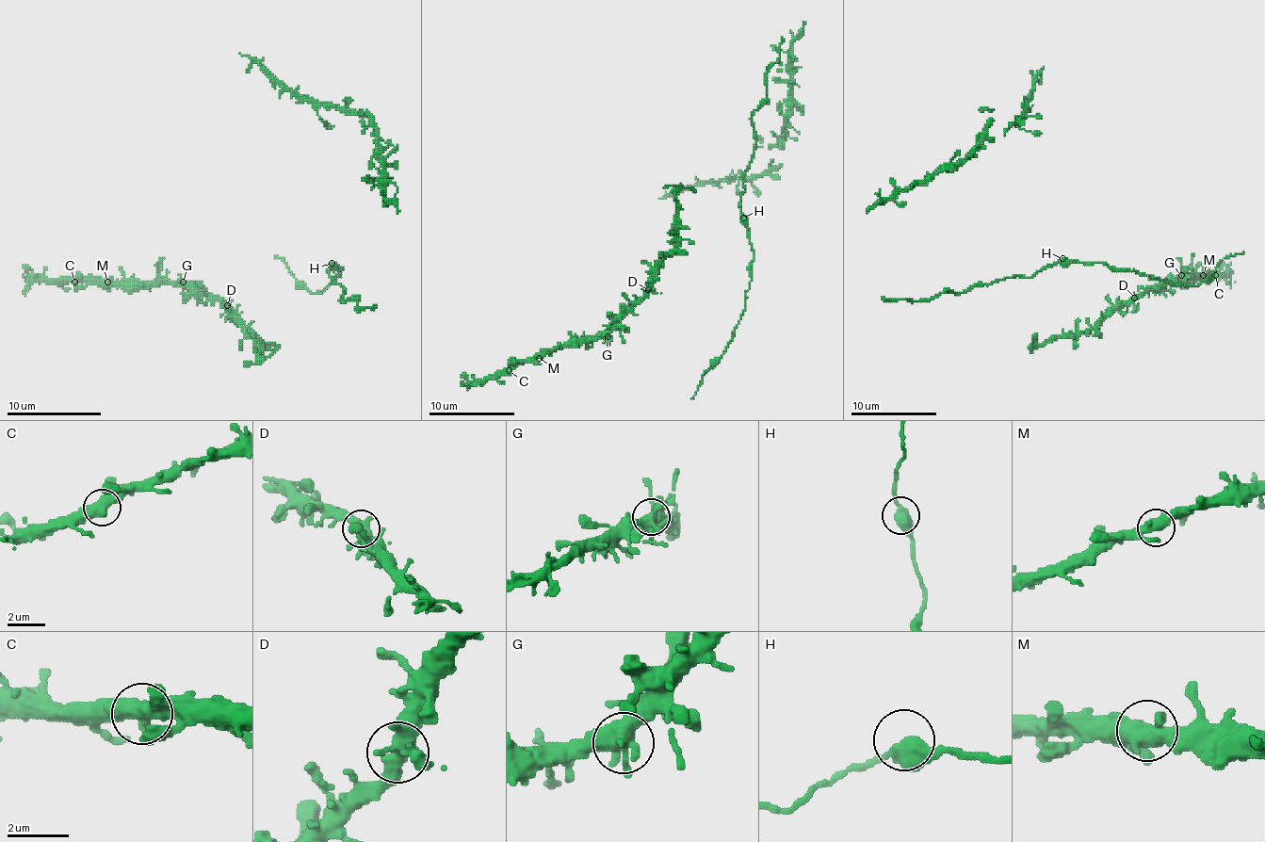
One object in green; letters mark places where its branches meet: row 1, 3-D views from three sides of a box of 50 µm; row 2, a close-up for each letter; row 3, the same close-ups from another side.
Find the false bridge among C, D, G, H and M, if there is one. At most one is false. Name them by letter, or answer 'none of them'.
none of them

